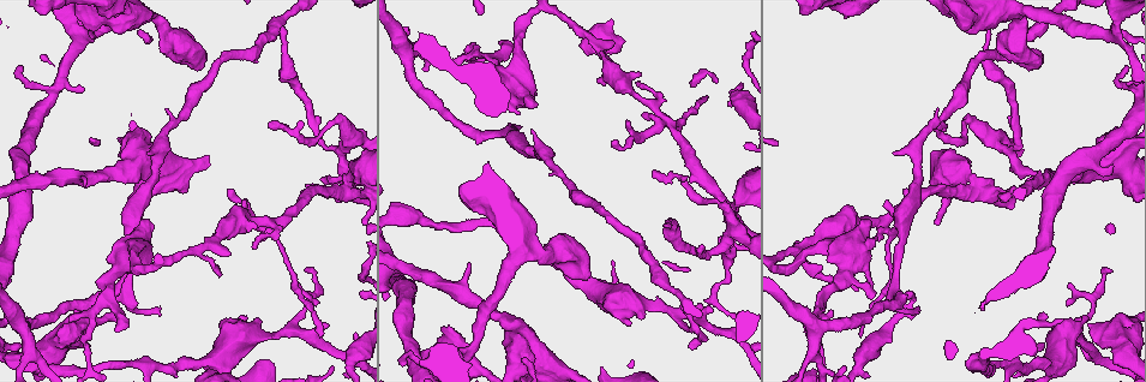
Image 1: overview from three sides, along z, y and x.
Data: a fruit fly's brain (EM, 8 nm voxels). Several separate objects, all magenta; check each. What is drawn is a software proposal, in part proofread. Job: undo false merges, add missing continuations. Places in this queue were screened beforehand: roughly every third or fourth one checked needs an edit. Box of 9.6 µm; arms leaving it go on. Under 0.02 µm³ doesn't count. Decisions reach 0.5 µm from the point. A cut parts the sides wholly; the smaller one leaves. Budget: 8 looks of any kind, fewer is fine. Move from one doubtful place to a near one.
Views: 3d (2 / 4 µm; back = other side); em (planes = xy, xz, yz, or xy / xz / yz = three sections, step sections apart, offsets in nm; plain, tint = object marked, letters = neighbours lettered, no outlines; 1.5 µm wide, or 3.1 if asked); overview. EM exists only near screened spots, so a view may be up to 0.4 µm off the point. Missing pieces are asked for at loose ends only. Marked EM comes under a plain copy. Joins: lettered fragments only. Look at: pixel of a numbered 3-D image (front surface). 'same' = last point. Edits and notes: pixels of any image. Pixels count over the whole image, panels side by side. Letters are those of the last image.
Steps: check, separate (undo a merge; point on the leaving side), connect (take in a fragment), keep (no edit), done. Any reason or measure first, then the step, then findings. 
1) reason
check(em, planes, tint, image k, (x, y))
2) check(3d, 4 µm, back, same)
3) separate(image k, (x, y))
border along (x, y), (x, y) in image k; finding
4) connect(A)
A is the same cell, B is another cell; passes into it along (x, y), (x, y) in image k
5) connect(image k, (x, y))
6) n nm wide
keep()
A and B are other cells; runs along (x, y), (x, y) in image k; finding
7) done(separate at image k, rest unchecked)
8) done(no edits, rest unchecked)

three arms meet
check(3d, 4 µm, image 1, (31, 357))

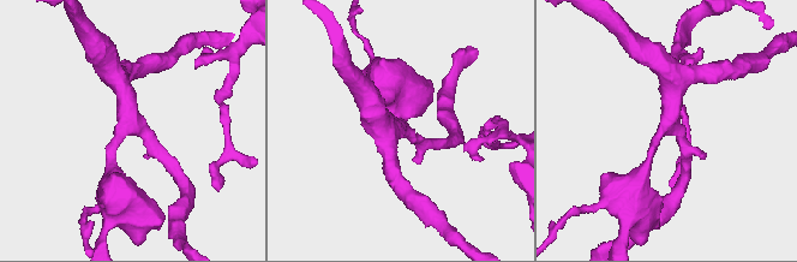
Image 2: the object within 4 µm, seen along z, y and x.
3 arms
check(em, planes, tint, image 2, (669, 126))

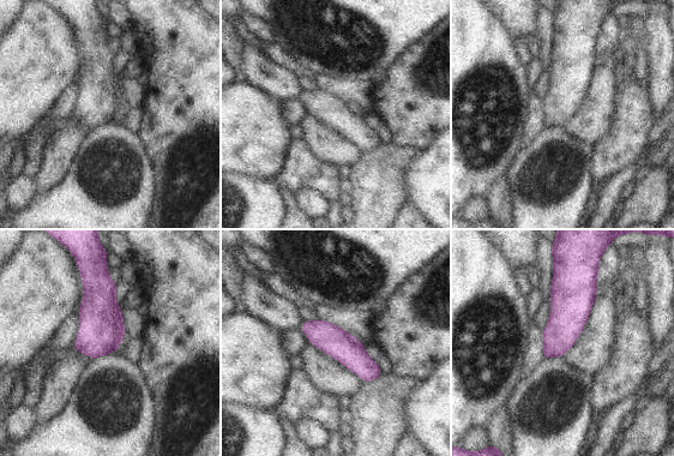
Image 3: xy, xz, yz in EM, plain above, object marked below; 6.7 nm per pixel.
check(em, planes, letters, same)

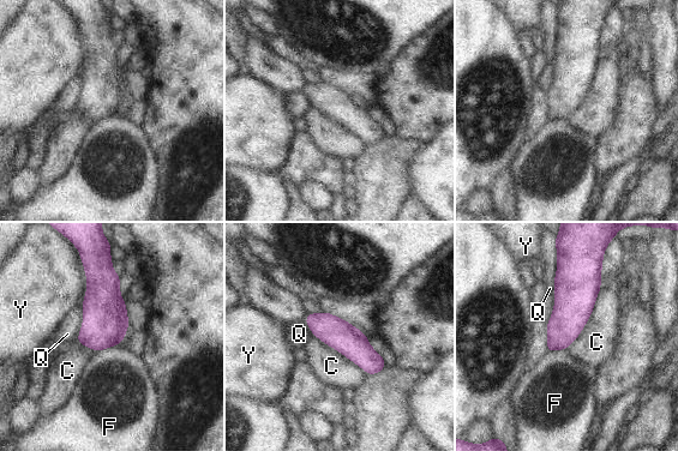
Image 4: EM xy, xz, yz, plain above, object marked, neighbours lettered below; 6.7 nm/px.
keep()
C, F, Q and Y are other cells; continuous, no second cell

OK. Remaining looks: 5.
free end
check(3d, 4 µm, back, image 1, (1114, 166))

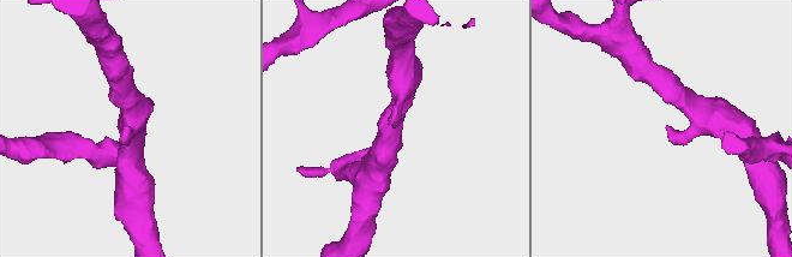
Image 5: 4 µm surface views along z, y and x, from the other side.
need the tissue
check(em, planes, letters, image 5, (666, 128))

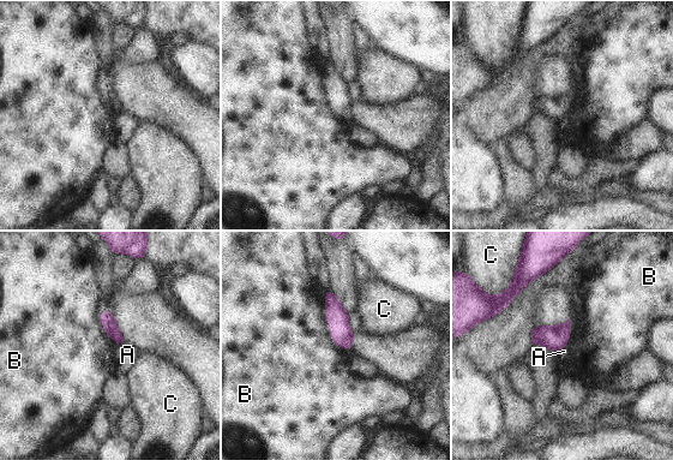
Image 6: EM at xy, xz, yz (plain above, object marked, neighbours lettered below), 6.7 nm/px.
keep()
A, B and C are other cells; border along (323, 291), (329, 334), (340, 348) in image 6; none of them fits

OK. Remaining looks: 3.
check(em, planes, tint, image 1, (710, 251))

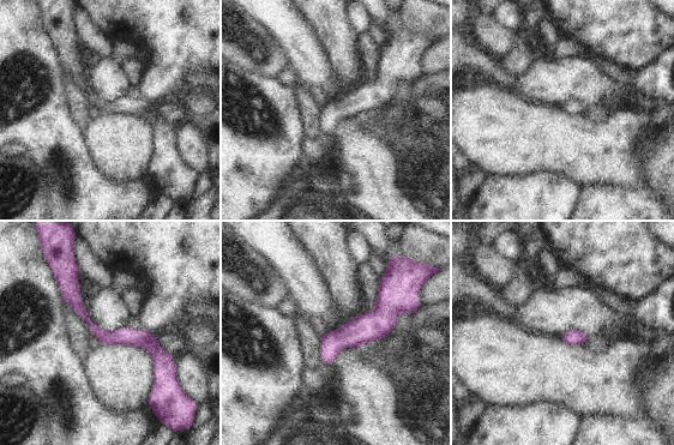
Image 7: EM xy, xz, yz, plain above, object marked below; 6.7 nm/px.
check(em, planes, letters, same)

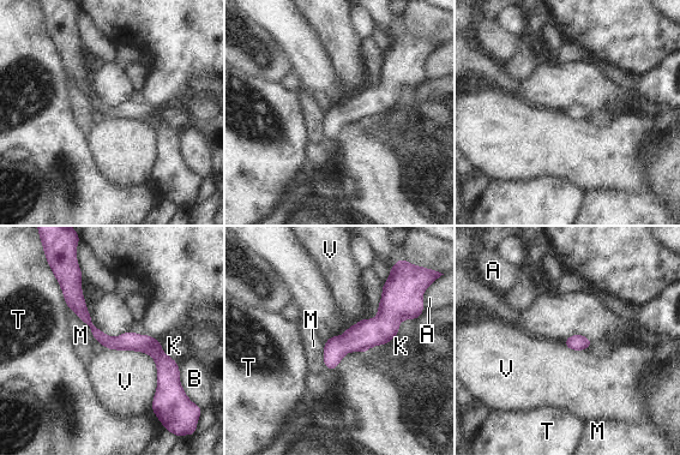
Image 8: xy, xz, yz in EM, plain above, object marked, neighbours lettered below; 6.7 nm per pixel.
keep()
A, B, K, M, T and V are other cells; border along (104, 347), (154, 359), (151, 407) in image 8; continuous, no second cell

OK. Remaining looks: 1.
done(no edits, rest unchecked)

